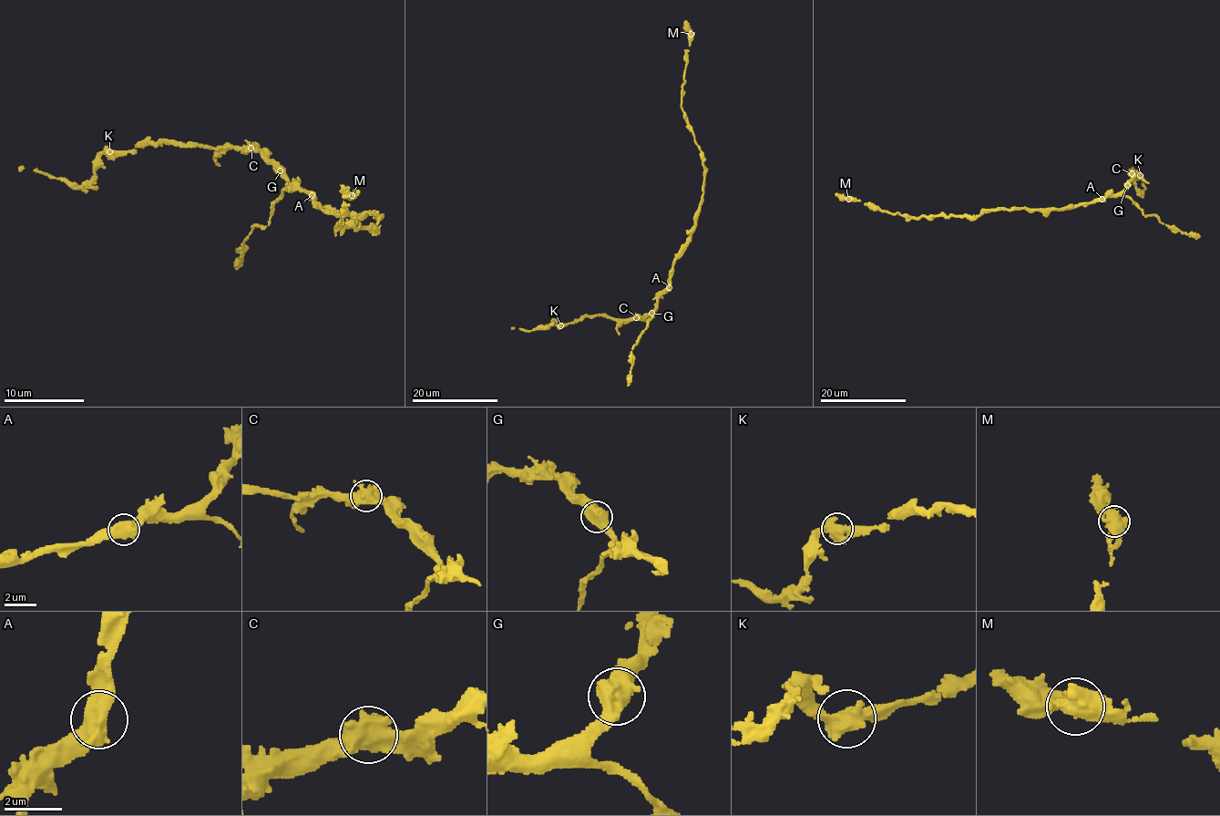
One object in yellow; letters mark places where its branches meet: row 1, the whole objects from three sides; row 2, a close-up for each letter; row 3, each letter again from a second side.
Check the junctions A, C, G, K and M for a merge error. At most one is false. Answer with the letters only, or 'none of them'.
none of them

